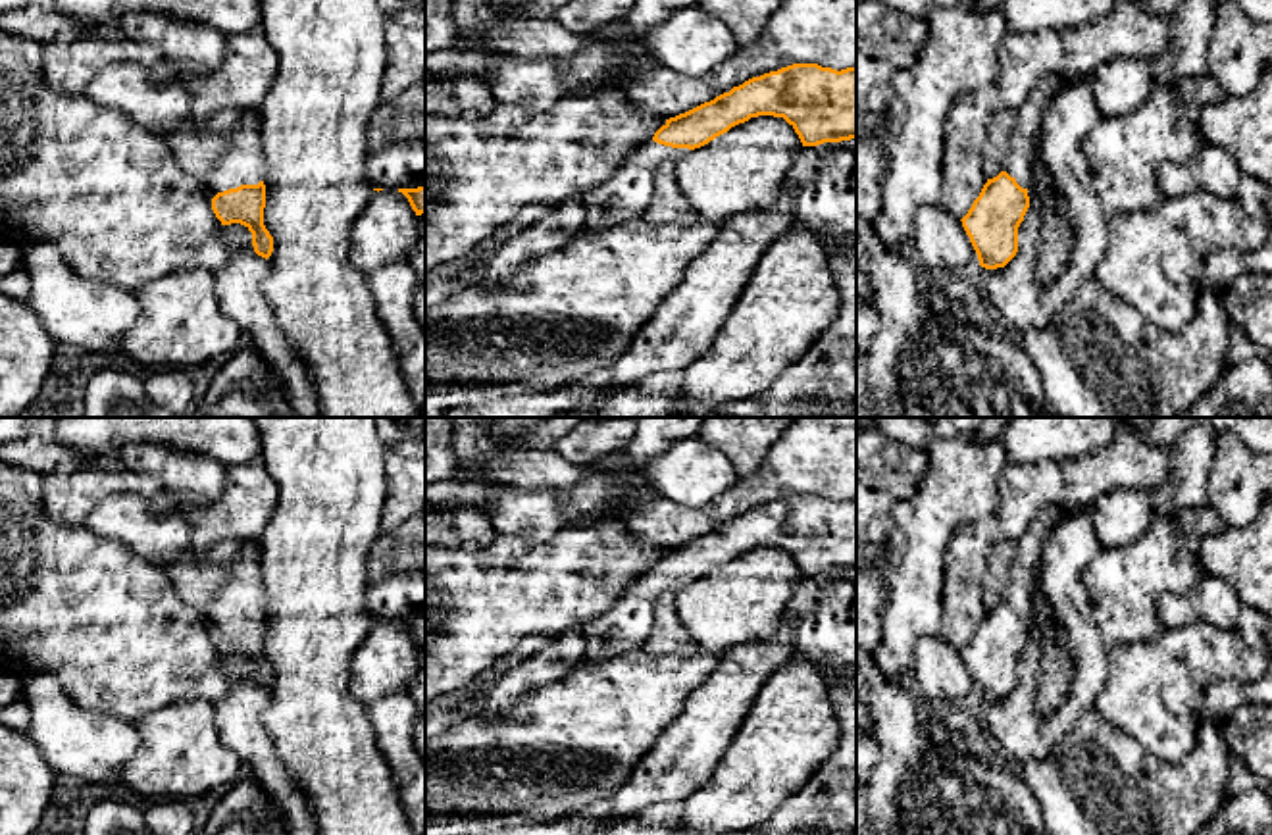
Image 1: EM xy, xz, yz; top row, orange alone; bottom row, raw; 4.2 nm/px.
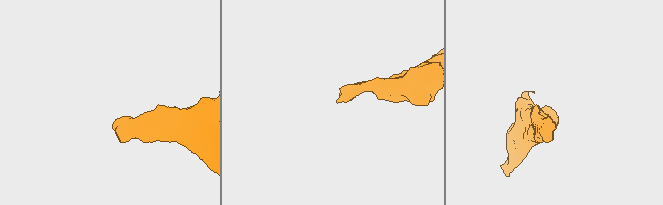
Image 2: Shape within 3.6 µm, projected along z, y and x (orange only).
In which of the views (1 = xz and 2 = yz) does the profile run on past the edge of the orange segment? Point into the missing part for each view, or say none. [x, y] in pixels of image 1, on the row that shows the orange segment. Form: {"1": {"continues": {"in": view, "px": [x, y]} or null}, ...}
{"1": {"continues": {"in": "xz", "px": [622, 199]}}, "2": {"continues": {"in": "yz", "px": [1030, 116]}}}

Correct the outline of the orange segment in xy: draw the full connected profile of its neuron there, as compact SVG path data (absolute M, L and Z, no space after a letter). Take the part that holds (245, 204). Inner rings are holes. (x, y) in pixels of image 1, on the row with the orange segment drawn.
M242 108L241 119L231 133L231 144L210 171L204 187L212 196L212 210L221 225L244 225L252 233L254 252L267 260L273 252L273 237L264 225L264 173L260 112L258 108Z

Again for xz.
M793 63L666 119L608 181L579 198L585 208L581 233L602 233L641 219L662 162L677 162L758 115L783 117L802 146L856 140L856 67L837 71L818 63Z

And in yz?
M1066 69L1043 79L1016 110L1005 169L987 179L968 214L960 219L985 269L1005 267L1018 252L1018 227L1030 208L1031 162L1045 114L1056 94L1078 83L1081 75Z

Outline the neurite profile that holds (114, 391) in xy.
M135 367L96 371L79 391L75 418L179 418L146 396Z

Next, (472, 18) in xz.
M452 0L452 21L458 48L495 52L489 31L510 15L552 19L568 0Z

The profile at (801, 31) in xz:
M783 0L762 35L700 77L685 77L654 60L641 60L623 79L612 79L635 106L670 119L752 77L793 63L856 67L856 0Z

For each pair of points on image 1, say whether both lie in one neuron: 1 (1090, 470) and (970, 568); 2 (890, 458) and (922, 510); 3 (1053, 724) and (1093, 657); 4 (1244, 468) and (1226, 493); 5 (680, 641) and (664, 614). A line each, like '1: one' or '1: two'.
1: one
2: two
3: one
4: one
5: one

